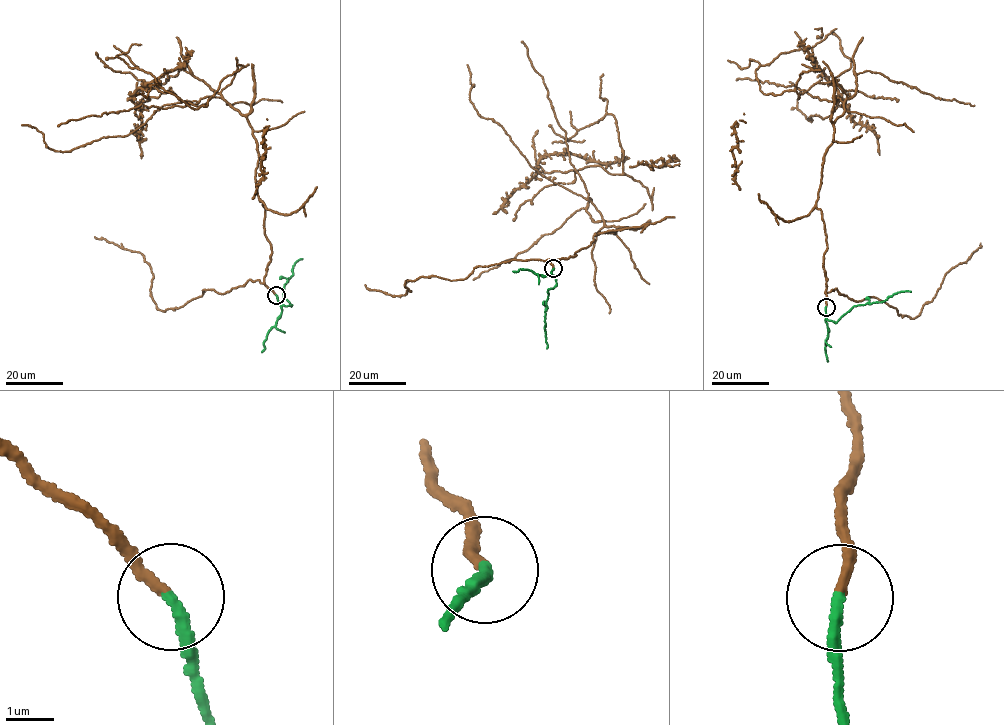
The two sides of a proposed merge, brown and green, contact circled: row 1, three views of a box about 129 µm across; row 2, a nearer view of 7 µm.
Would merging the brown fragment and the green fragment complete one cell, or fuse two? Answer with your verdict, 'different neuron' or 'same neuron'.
same neuron

